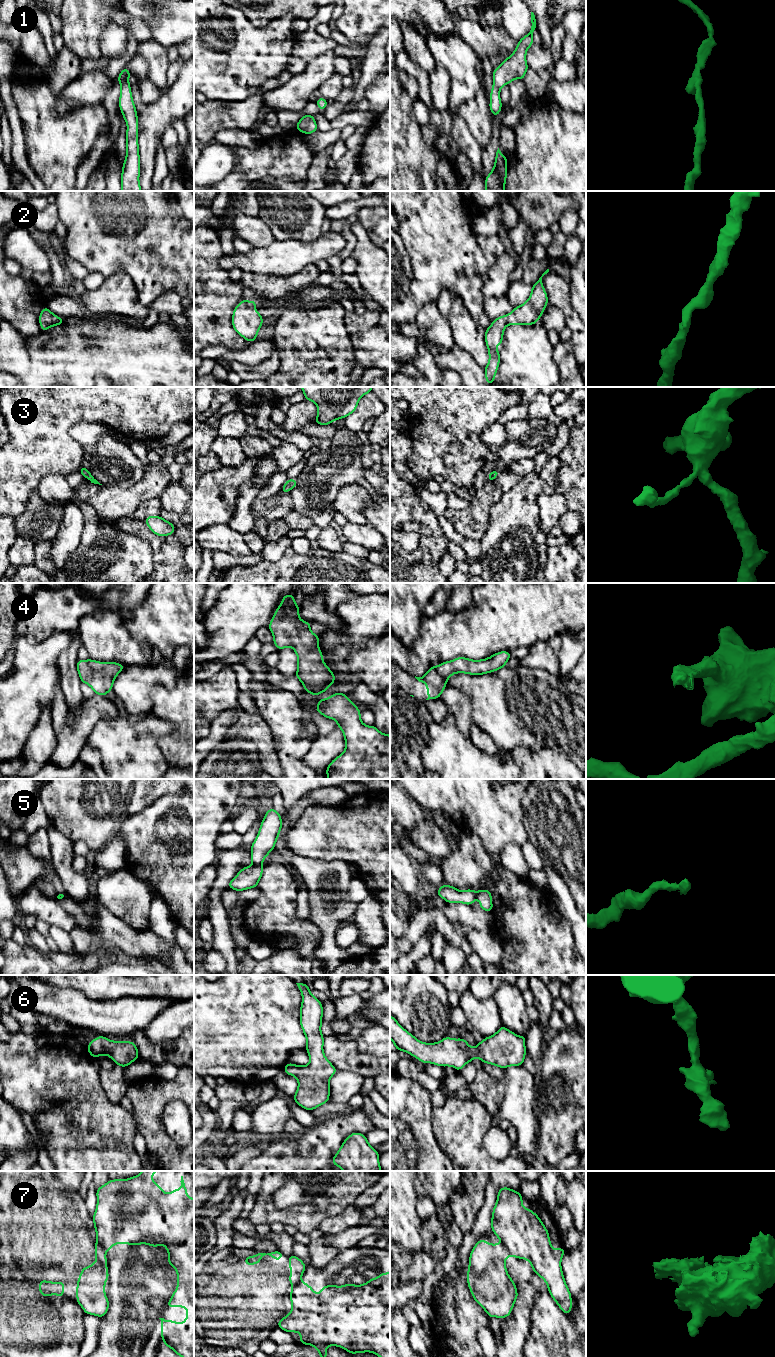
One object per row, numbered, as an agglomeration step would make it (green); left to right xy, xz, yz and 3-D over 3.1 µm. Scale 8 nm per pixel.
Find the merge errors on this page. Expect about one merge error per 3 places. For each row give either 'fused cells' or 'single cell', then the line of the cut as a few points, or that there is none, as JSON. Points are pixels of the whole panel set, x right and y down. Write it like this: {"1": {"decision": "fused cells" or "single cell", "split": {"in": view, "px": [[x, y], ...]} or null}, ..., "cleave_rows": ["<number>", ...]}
{"1": {"decision": "single cell", "split": null}, "2": {"decision": "single cell", "split": null}, "3": {"decision": "single cell", "split": null}, "4": {"decision": "single cell", "split": null}, "5": {"decision": "fused cells", "split": {"in": "xz", "px": [[253, 864], [260, 865]]}}, "6": {"decision": "single cell", "split": null}, "7": {"decision": "fused cells", "split": {"in": "yz", "px": [[502, 1243], [509, 1255]]}}, "cleave_rows": ["5", "7"]}

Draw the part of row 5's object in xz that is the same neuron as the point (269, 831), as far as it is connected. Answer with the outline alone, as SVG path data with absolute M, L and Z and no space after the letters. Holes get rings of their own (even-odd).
M269 808L261 821L255 842L251 843L250 856L254 866L261 865L266 856L275 848L282 826L284 825L281 815L274 808Z

